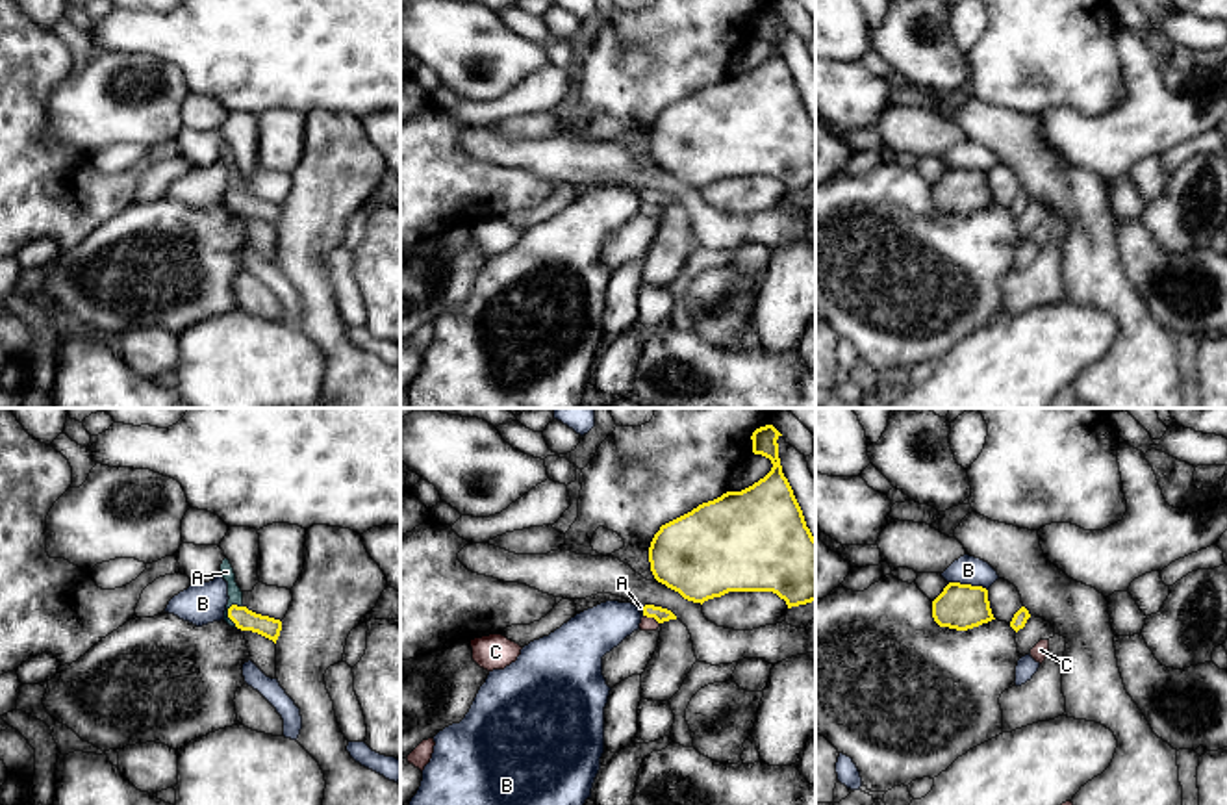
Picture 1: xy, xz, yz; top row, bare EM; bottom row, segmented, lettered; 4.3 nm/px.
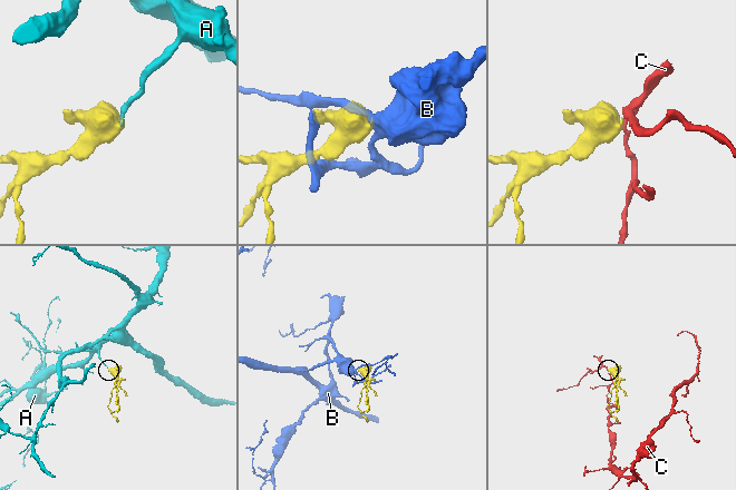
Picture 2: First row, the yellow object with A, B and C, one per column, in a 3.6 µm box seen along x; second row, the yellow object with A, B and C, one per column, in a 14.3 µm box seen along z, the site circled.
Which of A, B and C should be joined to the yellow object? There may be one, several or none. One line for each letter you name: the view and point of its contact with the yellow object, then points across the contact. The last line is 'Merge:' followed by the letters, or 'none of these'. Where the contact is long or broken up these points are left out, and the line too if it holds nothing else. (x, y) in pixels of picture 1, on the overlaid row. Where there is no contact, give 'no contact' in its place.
A: meets yellow in xy at (228, 616); runs through xy (243, 618), (228, 616), (232, 583), (227, 572)
Merge: A

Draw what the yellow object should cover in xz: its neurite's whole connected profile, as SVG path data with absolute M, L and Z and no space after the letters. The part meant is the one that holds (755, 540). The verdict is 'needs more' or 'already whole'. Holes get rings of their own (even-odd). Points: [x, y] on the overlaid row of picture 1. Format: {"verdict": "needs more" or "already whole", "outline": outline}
{"verdict": "already whole", "outline": "M773 425L760 427L751 436L753 453L773 464L764 479L741 492L727 492L702 503L660 527L649 547L651 571L658 582L701 605L728 592L773 592L786 601L788 608L816 601L816 538L806 527L803 510L782 473L777 443L780 436Z"}

